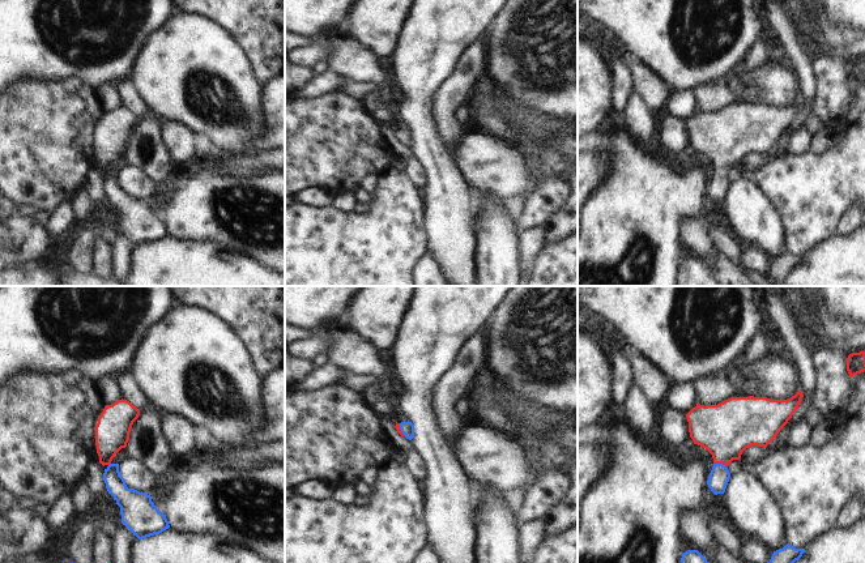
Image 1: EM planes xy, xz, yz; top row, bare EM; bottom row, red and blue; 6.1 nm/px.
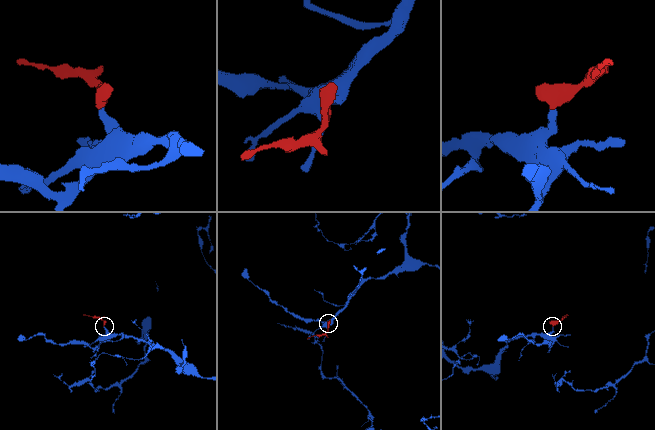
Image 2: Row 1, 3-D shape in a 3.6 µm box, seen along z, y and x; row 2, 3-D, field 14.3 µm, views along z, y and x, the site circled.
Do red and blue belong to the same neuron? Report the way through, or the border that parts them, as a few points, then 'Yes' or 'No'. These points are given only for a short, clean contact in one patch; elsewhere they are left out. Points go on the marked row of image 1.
Path across: yz (725, 430), (725, 446), (720, 463), (719, 477). Yes

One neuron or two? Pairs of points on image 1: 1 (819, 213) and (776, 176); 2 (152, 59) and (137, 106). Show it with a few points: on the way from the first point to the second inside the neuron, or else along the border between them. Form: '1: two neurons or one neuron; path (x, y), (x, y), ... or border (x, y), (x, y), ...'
1: one neuron; path (809, 203), (787, 182)
2: two neurons; border (130, 79), (144, 102), (161, 118)

